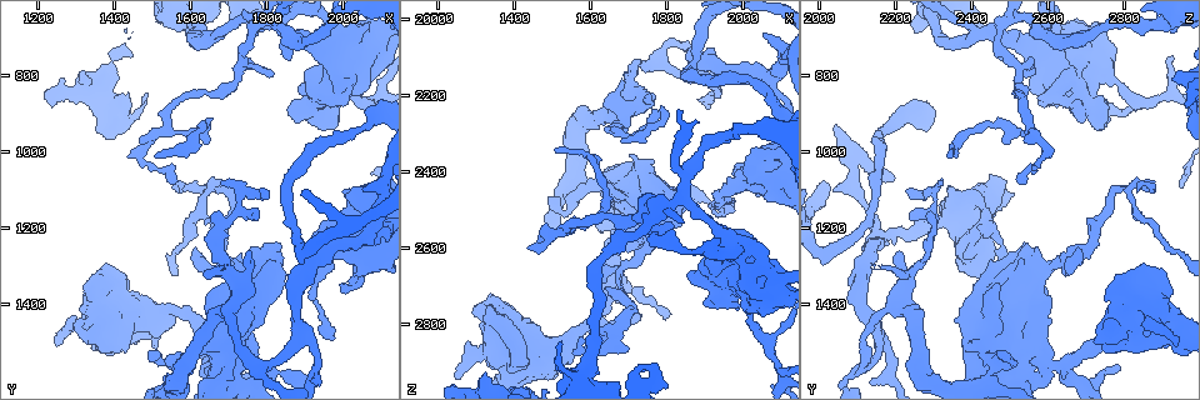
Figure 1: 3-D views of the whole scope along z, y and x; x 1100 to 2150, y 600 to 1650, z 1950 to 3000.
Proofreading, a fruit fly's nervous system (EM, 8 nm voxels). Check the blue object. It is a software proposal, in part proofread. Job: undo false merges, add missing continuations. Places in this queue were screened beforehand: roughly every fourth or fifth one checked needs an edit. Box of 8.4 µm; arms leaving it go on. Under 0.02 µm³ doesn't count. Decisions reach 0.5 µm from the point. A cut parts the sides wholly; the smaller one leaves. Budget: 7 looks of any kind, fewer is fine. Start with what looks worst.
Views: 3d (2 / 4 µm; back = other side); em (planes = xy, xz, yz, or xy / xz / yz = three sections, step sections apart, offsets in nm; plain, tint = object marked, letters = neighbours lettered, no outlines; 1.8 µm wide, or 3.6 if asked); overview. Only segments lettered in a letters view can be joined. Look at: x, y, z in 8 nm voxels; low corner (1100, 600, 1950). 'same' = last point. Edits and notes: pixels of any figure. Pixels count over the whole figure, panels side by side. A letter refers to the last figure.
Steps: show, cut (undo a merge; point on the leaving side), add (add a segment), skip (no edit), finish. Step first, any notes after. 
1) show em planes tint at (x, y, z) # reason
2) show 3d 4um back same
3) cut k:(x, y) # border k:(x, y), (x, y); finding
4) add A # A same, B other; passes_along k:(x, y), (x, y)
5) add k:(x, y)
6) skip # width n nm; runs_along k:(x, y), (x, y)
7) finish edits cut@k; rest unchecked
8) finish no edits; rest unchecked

show em xy step 16 tint at (1660, 1565, 2645) # calibre changes

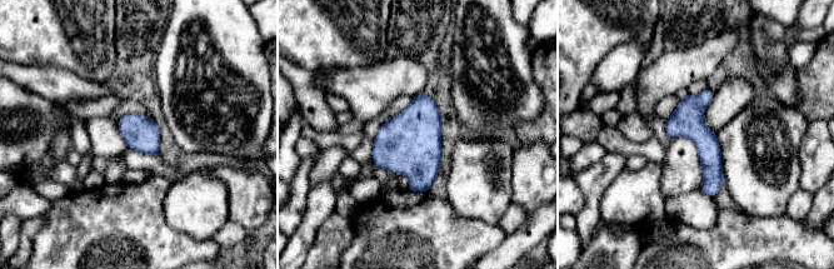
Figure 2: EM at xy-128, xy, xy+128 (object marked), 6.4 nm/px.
show em planes letters same

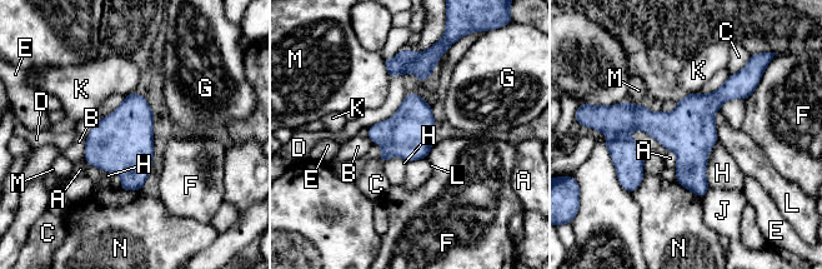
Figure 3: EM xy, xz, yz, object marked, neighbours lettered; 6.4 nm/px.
skip # A other, B other, C other, D other, E other, F other, G other, H other, J other, K other, L other, M other, N other; runs_along 3:(748, 89), (687, 123), (615, 128); one cell here

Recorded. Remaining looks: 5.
show 3d 2um at (1845, 680, 2465)

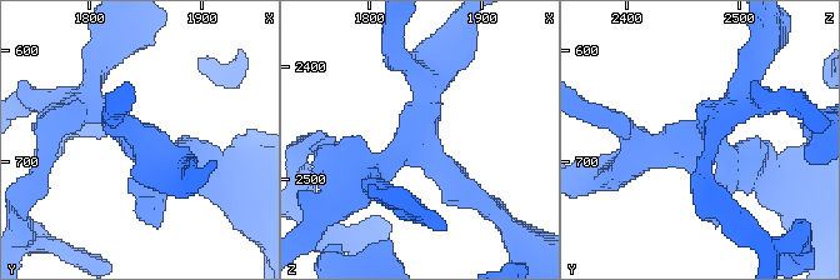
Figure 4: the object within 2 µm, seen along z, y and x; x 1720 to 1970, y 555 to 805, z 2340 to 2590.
show em 3.6um xy step 16 tint at (1842, 682, 2464)

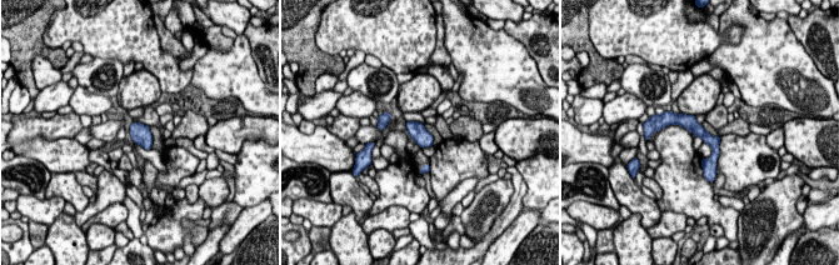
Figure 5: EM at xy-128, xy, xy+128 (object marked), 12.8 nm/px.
show em 3.6um planes letters same # cut it another way

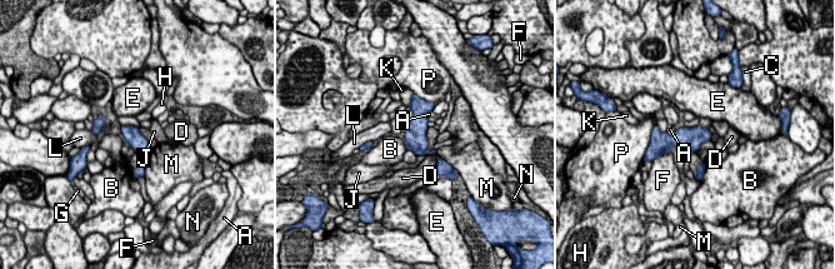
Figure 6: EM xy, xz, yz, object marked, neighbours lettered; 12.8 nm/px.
skip # A other, B other, C other, D other, E other, F other, G other, H other, J other, K other, L other, M other, N other, P other; border 6:(705, 163), (705, 170), (699, 180); continuous, no second cell

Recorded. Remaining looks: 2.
finish no edits; rest unchecked

